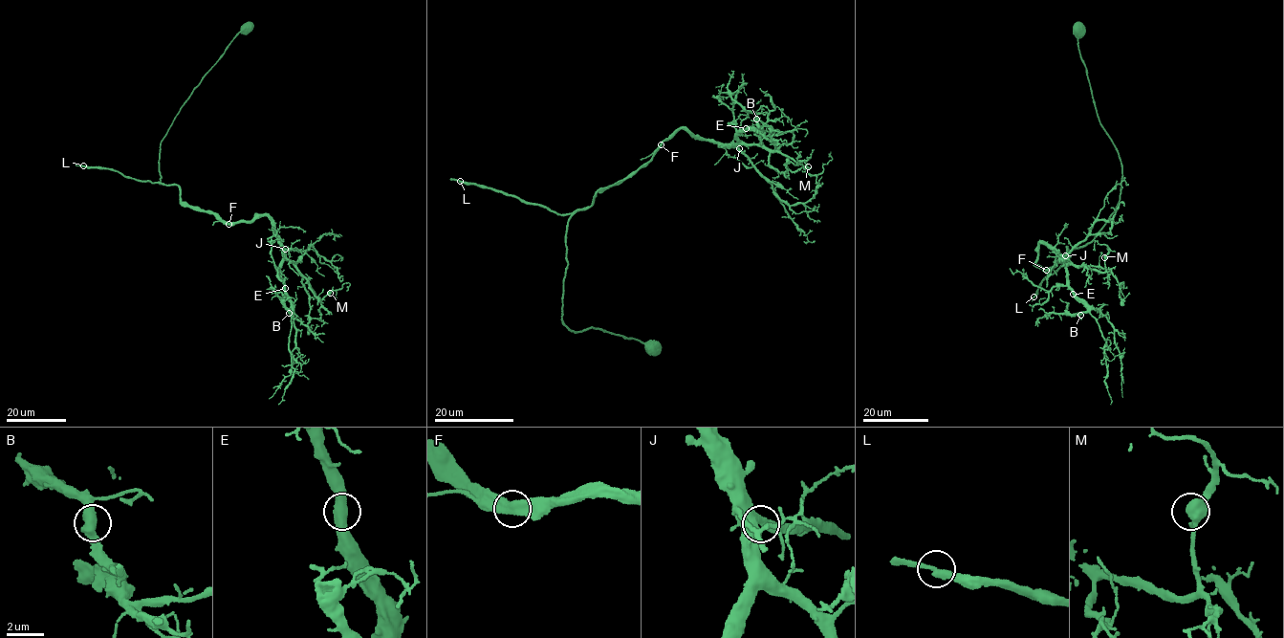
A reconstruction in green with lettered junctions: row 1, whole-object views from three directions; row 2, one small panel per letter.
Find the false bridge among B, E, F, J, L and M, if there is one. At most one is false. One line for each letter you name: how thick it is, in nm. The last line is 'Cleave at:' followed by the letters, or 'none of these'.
Cleave at: none of these

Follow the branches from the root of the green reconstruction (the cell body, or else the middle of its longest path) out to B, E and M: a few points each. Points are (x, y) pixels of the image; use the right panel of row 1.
B: (1080, 28), (1120, 202), (1067, 264), (1034, 264), (1039, 243), (1056, 252), (1080, 315)
E: (1080, 28), (1122, 172), (1114, 212), (1066, 247), (1068, 263), (1034, 265), (1039, 243), (1073, 294)
M: (1080, 28), (1120, 202), (1067, 264), (1034, 264), (1039, 243), (1103, 272), (1104, 257)

